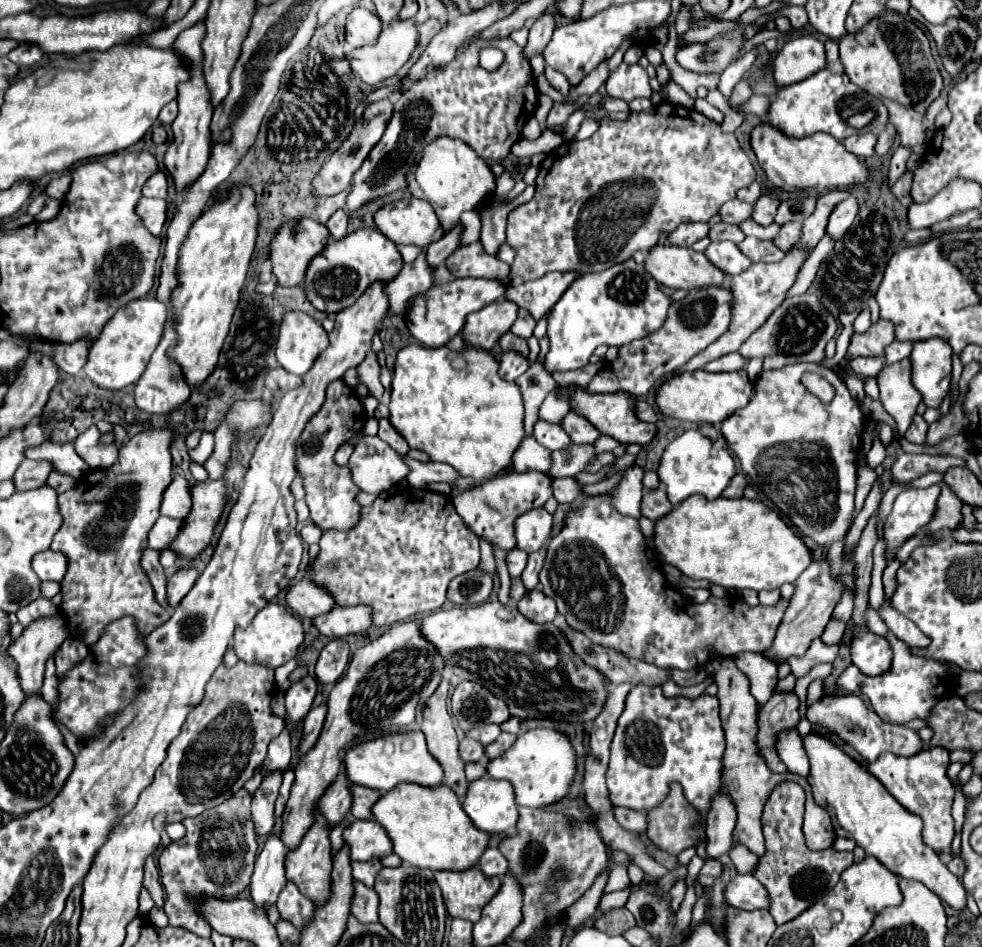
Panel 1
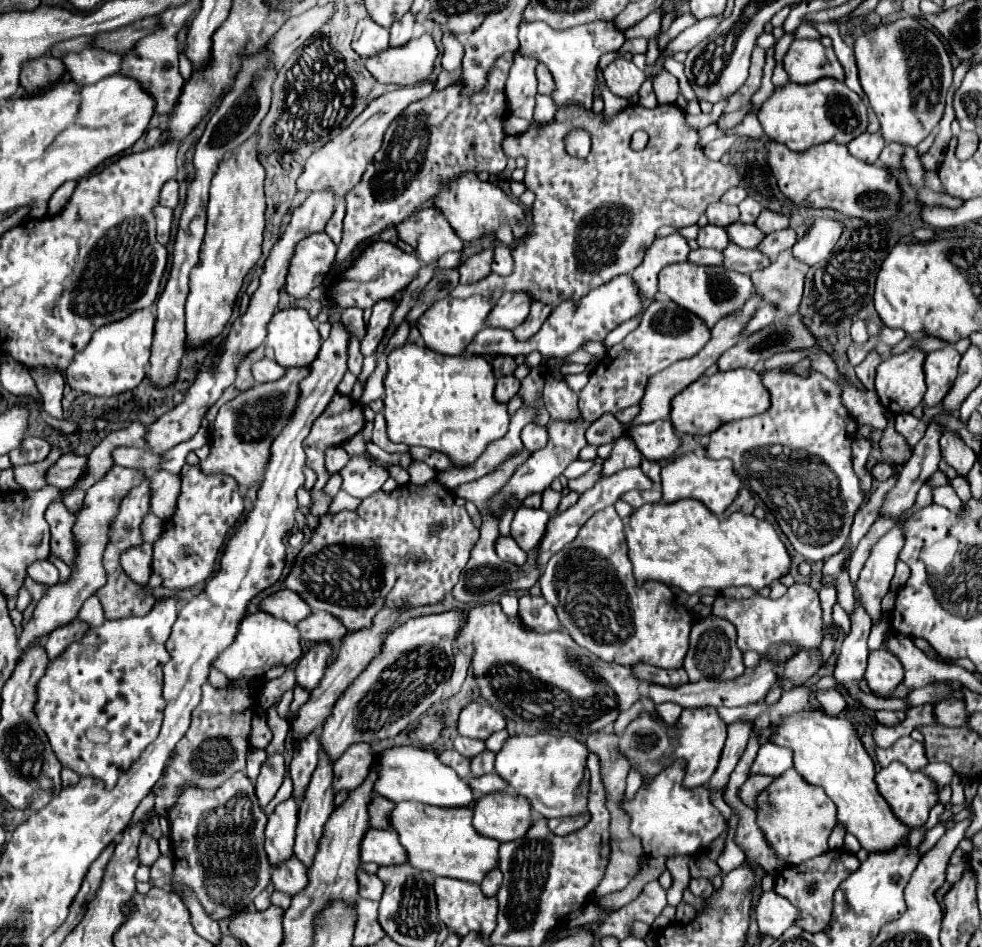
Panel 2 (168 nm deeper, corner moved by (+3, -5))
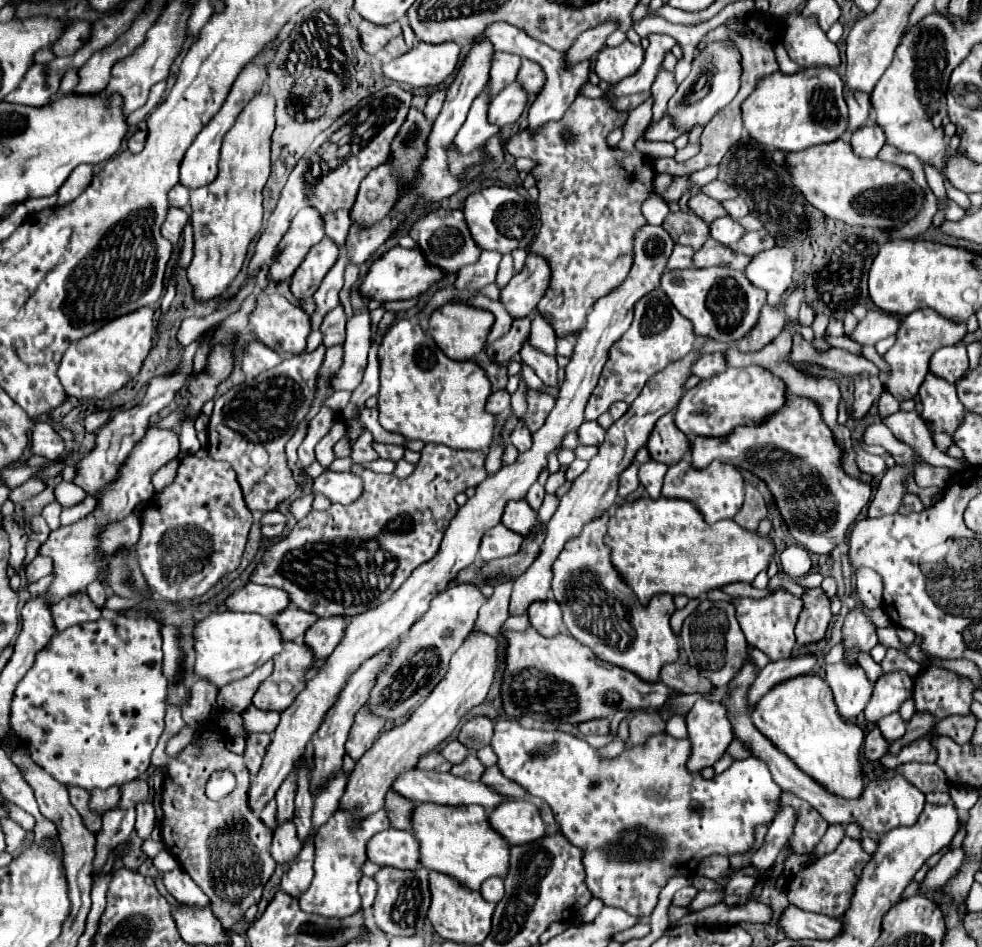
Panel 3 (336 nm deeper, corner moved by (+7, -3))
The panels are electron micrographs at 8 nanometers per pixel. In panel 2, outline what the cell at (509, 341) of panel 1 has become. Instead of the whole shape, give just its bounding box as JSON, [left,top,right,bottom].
[493,354,517,376]

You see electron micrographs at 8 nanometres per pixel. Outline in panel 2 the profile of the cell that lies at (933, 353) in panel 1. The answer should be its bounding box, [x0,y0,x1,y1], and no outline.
[923,346,961,406]

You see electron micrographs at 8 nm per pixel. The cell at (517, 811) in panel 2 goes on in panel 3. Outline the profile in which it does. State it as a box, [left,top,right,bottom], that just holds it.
[489,800,547,846]

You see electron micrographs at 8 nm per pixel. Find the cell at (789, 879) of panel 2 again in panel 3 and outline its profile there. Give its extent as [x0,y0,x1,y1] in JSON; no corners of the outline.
[785,836,873,918]

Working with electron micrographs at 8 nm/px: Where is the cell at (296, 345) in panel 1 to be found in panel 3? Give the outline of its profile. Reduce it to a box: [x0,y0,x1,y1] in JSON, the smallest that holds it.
[249,290,311,354]

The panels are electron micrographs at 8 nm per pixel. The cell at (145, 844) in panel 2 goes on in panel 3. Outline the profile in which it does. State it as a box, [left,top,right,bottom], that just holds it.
[135,798,155,838]

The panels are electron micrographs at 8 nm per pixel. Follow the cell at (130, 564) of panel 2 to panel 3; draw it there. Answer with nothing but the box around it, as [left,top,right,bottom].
[97,514,141,554]

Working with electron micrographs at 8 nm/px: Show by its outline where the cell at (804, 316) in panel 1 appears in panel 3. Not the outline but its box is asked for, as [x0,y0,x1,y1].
[691,352,727,380]

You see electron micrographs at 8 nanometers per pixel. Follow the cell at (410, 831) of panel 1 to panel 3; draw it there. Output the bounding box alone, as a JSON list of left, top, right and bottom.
[413,804,509,890]

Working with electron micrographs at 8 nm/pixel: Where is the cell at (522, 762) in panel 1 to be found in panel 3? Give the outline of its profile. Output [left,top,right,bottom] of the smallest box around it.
[491,720,781,916]

